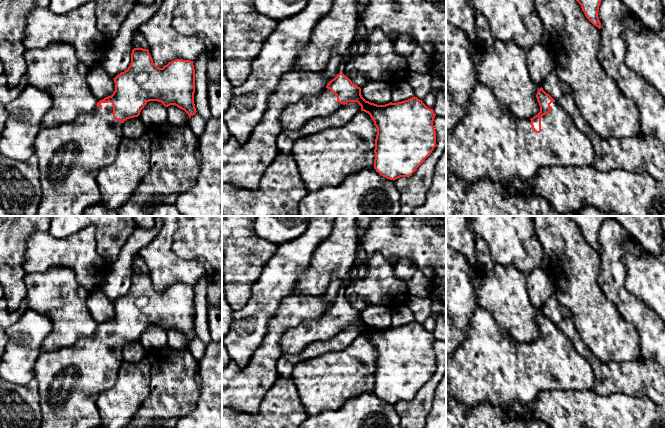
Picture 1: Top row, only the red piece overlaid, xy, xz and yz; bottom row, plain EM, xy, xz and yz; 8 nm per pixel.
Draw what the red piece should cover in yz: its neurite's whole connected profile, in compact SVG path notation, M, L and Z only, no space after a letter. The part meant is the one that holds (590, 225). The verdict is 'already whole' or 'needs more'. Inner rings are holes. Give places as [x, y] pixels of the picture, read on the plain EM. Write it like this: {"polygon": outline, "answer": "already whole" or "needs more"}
{"polygon": "M570 216L581 229L586 242L599 253L601 247L598 241L599 230L603 222L611 216Z", "answer": "already whole"}

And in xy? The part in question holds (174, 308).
{"polygon": "M134 272L128 293L113 303L115 315L100 324L93 337L80 339L71 347L41 352L39 355L34 365L34 379L39 387L40 428L100 427L97 397L115 384L123 363L124 345L138 341L149 325L161 326L165 331L175 329L184 334L189 342L197 336L193 285L176 283L159 292L153 287L148 273Z", "answer": "needs more"}

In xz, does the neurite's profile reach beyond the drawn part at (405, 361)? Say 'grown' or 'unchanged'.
grown

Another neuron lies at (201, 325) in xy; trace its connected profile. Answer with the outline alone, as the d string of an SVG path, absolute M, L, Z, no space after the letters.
M209 275L201 277L194 285L195 293L195 317L194 328L198 338L207 345L211 341L208 323L207 287L210 282Z

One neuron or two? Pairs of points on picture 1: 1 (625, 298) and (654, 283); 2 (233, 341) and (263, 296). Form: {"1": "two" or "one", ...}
{"1": "two", "2": "one"}

